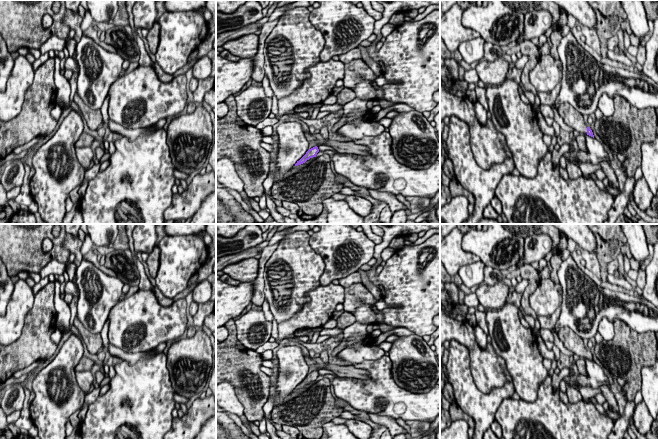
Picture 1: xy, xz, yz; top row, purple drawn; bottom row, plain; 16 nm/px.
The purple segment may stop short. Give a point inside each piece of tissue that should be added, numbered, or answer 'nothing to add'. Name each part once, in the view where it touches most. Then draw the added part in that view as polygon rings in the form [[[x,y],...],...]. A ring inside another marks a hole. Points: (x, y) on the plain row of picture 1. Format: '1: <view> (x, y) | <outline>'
1: yz (571, 341) | [[[569,327],[561,328],[557,333],[559,339],[563,342],[565,348],[577,354],[580,358],[587,358],[587,349],[584,346],[583,339],[579,337]]]

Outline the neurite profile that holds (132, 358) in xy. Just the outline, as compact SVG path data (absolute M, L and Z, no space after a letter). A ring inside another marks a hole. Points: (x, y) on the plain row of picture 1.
M109 343L109 352L112 356L119 357L123 361L127 361L129 364L135 364L143 357L154 357L157 353L163 352L166 347L166 343L161 343L157 347L146 351L146 352L139 352L139 353L127 353L120 348L117 348Z

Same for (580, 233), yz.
M551 224L562 231L567 239L572 239L582 250L594 253L597 243L595 234L591 232L587 224Z

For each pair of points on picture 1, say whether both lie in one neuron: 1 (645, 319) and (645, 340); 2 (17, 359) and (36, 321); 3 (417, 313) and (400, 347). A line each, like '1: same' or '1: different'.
1: different
2: same
3: different

